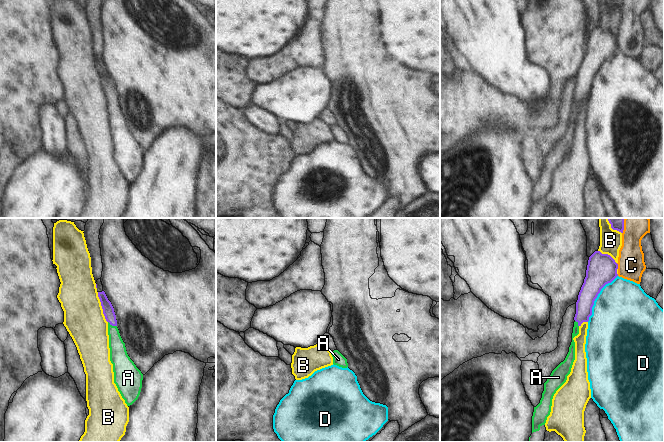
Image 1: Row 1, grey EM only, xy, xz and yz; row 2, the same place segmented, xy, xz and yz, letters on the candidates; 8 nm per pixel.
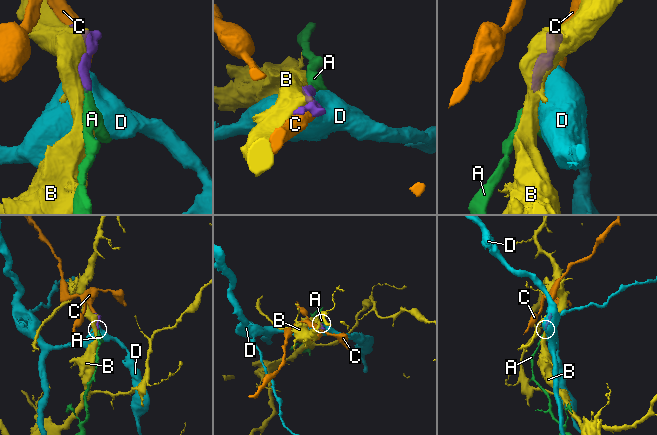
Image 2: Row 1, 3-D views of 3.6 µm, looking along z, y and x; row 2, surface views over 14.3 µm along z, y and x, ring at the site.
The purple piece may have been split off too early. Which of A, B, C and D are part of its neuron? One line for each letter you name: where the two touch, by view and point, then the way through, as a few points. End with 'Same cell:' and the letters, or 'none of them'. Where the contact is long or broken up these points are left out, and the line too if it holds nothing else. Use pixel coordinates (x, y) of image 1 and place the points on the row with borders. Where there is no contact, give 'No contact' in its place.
A: Touches purple at xy (112, 325). Path across: xy (108, 310), (112, 325), (118, 355)
Same cell: A

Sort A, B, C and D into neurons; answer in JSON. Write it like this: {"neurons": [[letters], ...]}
{"neurons": [["A"], ["B"], ["C"], ["D"]]}

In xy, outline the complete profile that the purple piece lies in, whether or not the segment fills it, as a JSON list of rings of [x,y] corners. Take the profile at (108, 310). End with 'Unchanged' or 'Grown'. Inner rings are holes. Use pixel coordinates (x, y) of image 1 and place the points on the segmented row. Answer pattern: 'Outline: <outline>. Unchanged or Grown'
Outline: [[[104,291],[98,292],[98,297],[108,322],[110,361],[113,364],[114,383],[127,406],[130,406],[140,395],[143,374],[127,354],[125,343],[117,328],[116,315],[111,302]]]. Grown

